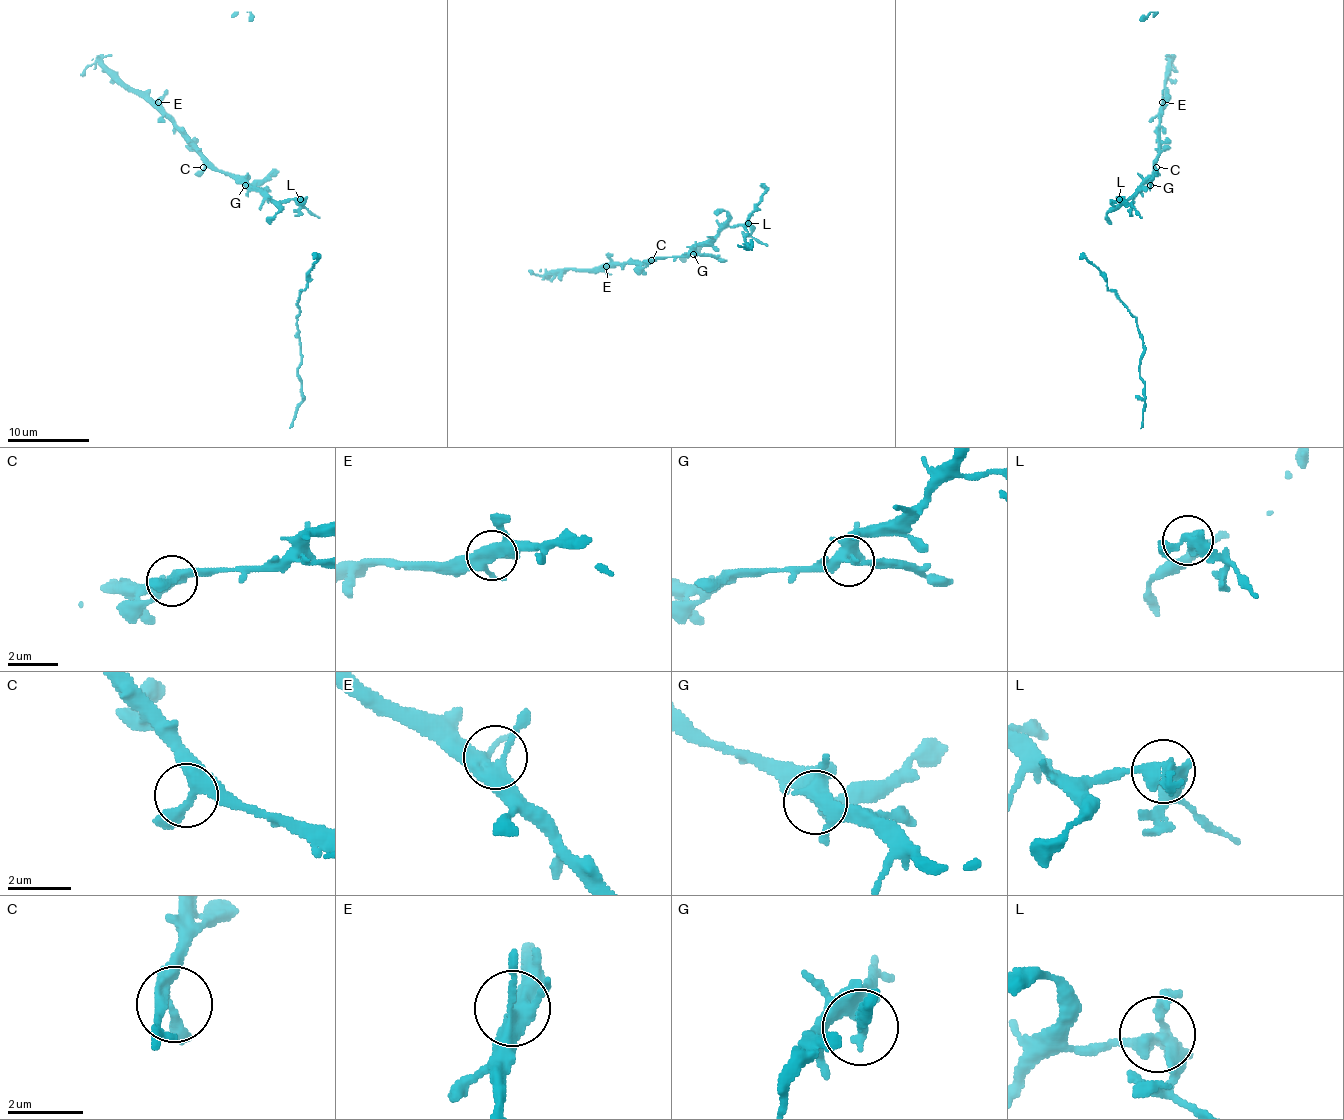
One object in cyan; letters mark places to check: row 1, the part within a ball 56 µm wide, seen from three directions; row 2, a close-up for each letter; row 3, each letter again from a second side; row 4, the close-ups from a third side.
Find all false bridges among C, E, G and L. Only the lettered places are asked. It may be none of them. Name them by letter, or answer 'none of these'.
G, L

